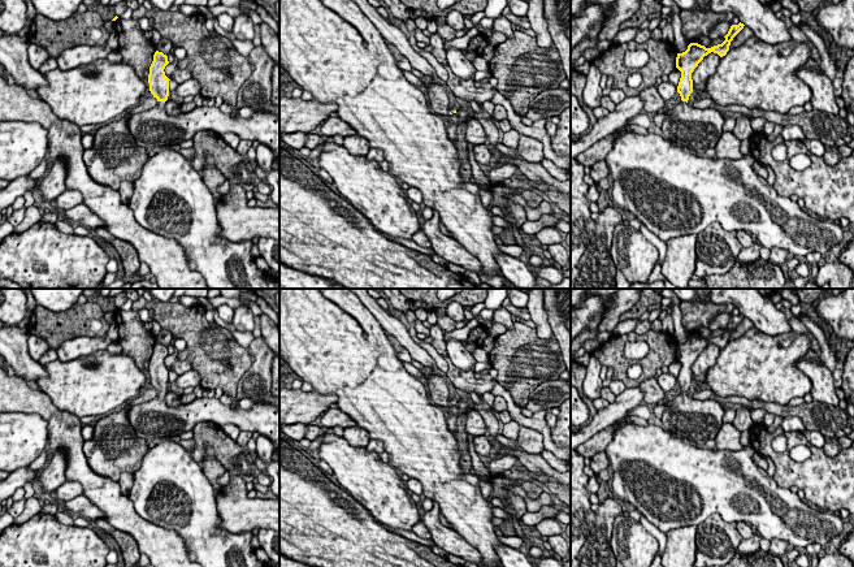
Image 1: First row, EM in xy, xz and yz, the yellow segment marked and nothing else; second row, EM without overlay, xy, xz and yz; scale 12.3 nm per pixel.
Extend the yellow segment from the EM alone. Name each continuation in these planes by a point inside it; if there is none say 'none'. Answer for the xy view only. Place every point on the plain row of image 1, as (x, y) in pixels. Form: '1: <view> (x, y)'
1: xy (154, 419)

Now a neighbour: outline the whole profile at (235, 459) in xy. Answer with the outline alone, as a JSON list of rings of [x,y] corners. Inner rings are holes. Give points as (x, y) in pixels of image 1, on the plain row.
[[[199,423],[192,429],[194,445],[190,455],[198,464],[203,464],[207,447],[212,447],[216,459],[230,475],[237,475],[244,482],[252,482],[256,476],[256,464],[247,446],[239,446],[220,425]]]

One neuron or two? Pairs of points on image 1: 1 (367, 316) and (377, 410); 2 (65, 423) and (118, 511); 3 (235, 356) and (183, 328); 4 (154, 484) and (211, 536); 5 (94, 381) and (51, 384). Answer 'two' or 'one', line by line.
1: one
2: one
3: one
4: one
5: one

